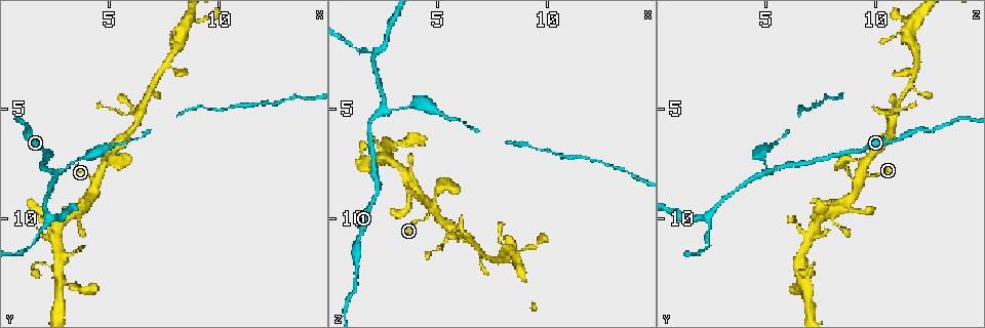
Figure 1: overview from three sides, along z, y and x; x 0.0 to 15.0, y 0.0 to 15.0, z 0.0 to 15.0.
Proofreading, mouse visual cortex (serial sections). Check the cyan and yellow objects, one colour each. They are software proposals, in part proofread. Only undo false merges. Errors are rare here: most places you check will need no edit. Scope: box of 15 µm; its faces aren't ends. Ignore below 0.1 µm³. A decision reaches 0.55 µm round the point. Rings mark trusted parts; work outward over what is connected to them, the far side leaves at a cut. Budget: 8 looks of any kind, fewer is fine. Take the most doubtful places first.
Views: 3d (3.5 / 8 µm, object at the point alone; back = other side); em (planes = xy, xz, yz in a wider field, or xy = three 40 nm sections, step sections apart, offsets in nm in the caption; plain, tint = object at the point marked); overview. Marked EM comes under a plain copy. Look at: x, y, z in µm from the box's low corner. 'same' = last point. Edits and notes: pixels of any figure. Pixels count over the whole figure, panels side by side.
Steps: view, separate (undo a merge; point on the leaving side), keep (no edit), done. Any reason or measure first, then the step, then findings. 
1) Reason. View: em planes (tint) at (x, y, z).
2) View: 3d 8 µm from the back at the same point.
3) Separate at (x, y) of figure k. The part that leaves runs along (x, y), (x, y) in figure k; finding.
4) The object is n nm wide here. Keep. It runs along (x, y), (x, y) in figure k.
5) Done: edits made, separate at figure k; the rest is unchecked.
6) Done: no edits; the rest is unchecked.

Sharp bend. View: 3d 3.5 µm at (4.6, 8.0, 9.5).

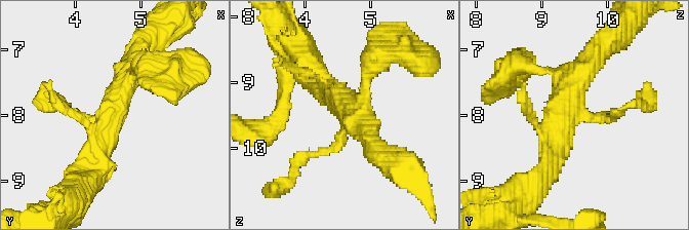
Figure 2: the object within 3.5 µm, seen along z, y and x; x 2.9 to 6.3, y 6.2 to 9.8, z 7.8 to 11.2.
View: em planes (tint) at (4.55, 8.00, 9.50).

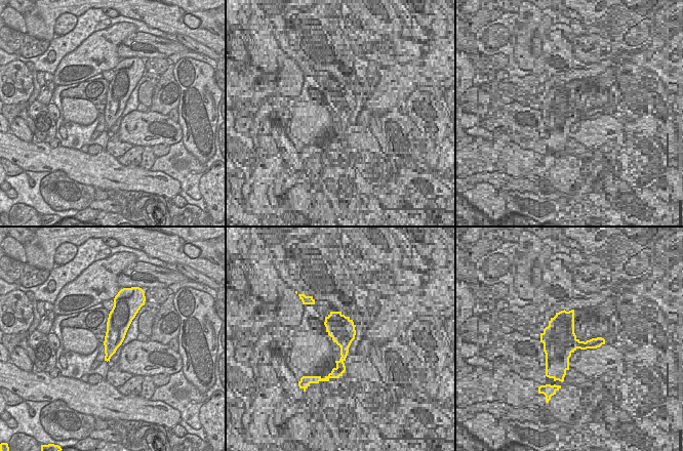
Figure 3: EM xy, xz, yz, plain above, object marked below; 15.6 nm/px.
Keep. It runs along (615, 114), (566, 120), (548, 174) in figure 2; one cell here.

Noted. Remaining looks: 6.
A narrow waist. View: 3d 8 µm at (3.5, 7.4, 4.9).

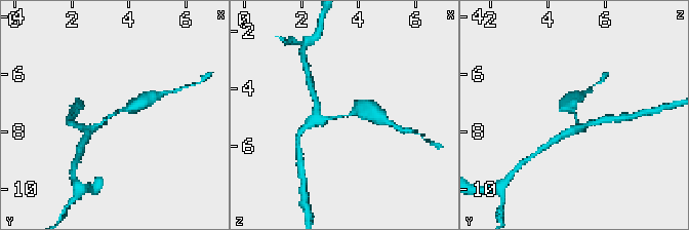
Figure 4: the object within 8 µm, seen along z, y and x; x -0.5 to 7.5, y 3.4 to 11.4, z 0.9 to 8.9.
Closer look. View: 3d 3.5 µm from the back at (3.6, 7.4, 4.9).

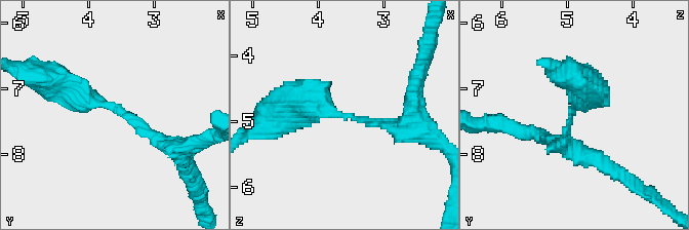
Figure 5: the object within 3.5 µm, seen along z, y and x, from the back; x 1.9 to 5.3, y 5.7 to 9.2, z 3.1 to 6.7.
The arms are 200, 400 nm wide; now the EM. View: em xy step 5 (tint) at (3.50, 7.40, 4.95).

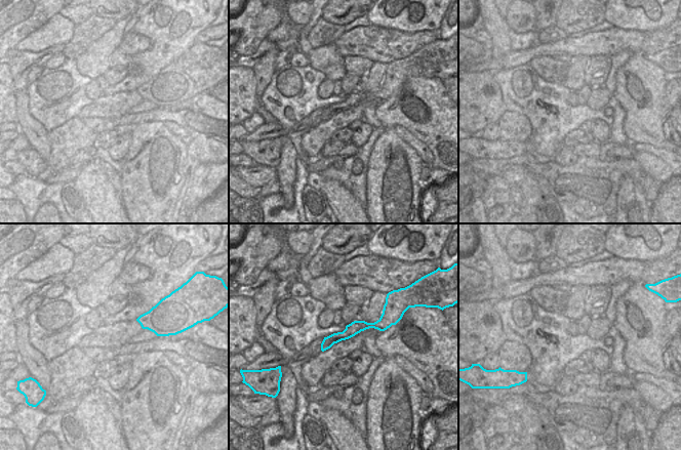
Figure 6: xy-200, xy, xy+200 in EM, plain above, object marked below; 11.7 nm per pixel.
Keep. One cell here.

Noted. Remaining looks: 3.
View: 3d 3.5 µm at (2.3, 9.9, 2.5).

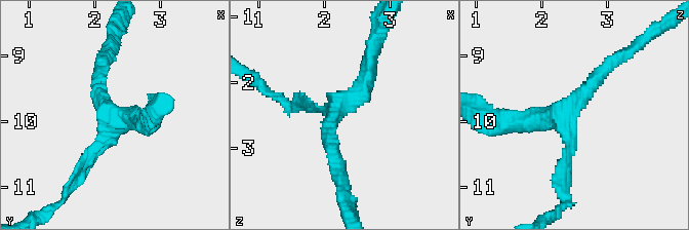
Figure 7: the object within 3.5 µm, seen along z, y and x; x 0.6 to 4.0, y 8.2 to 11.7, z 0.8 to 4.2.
Shape alone is not enough. View: em xy step 2 (tint) at (2.20, 9.95, 2.40).

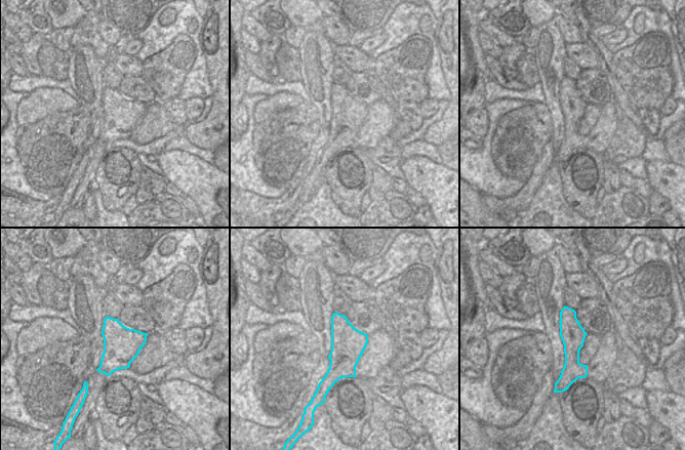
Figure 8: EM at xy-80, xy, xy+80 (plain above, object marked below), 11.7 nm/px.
Another direction. View: em xy step 5 (tint) at the same point.

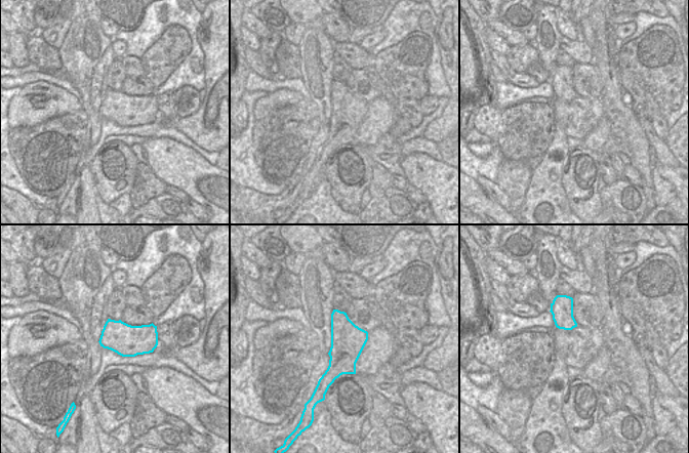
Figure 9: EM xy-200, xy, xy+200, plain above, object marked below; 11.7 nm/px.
The arms are 100, 200, 250 nm wide. Keep. One cell here.

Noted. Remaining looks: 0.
Done: no edits; the rest is unchecked.

